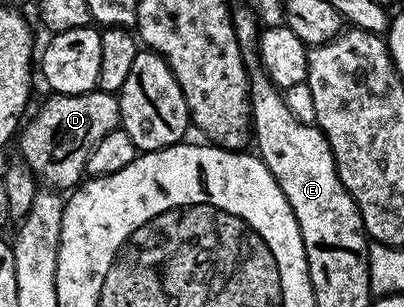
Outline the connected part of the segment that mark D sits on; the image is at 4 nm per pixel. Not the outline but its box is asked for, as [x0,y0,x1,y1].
[19,90,120,190]

